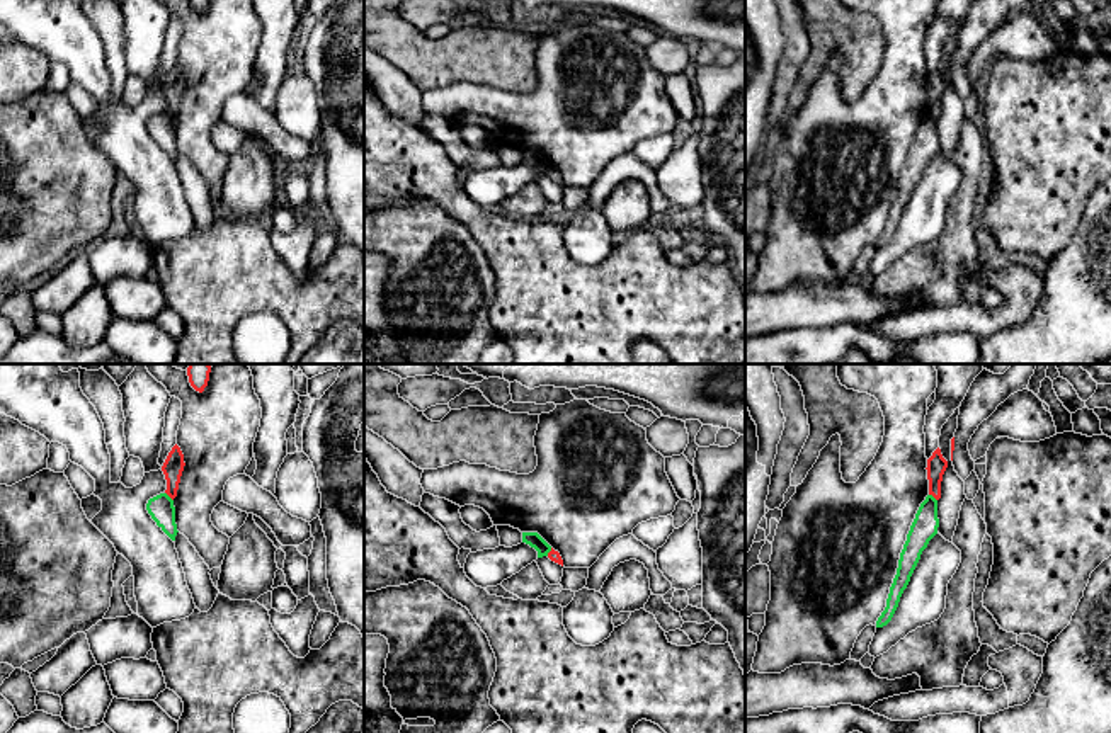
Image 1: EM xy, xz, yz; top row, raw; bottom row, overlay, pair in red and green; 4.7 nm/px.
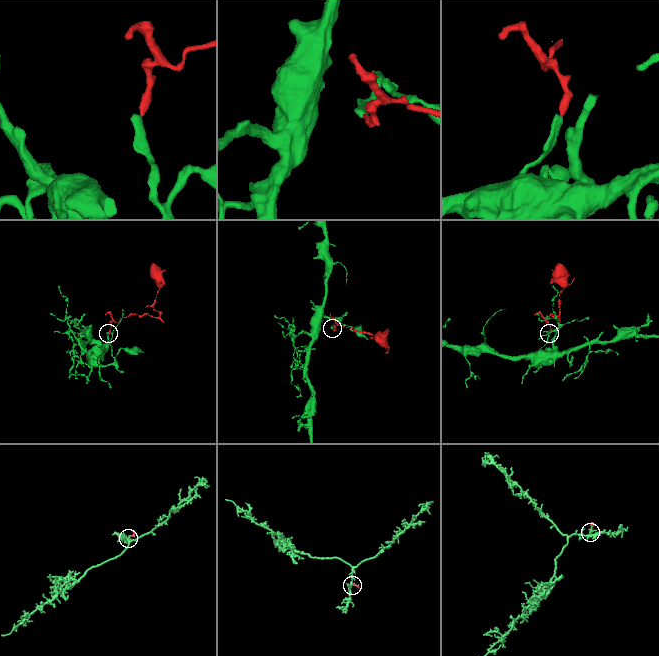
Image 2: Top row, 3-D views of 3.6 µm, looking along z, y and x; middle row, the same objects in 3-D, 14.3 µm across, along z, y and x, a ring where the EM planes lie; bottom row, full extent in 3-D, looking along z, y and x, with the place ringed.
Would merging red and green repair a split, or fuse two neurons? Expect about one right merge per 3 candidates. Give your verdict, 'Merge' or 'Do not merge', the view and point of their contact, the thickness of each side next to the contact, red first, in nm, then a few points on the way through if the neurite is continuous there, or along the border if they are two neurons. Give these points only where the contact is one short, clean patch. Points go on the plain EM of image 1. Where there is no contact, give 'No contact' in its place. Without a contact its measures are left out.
Do not merge. Touches red at xy (169, 114). Thickness 100 nm (red) against 120 nm. Boundary: xy (165, 111), (172, 119)

